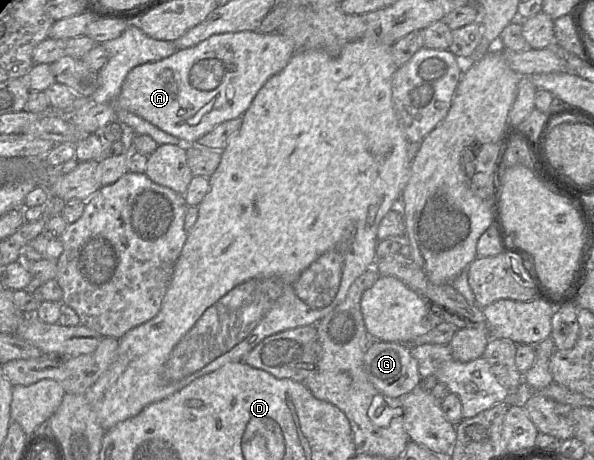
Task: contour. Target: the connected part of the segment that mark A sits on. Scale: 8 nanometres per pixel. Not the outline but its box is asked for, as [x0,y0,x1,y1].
[66,31,294,145]

